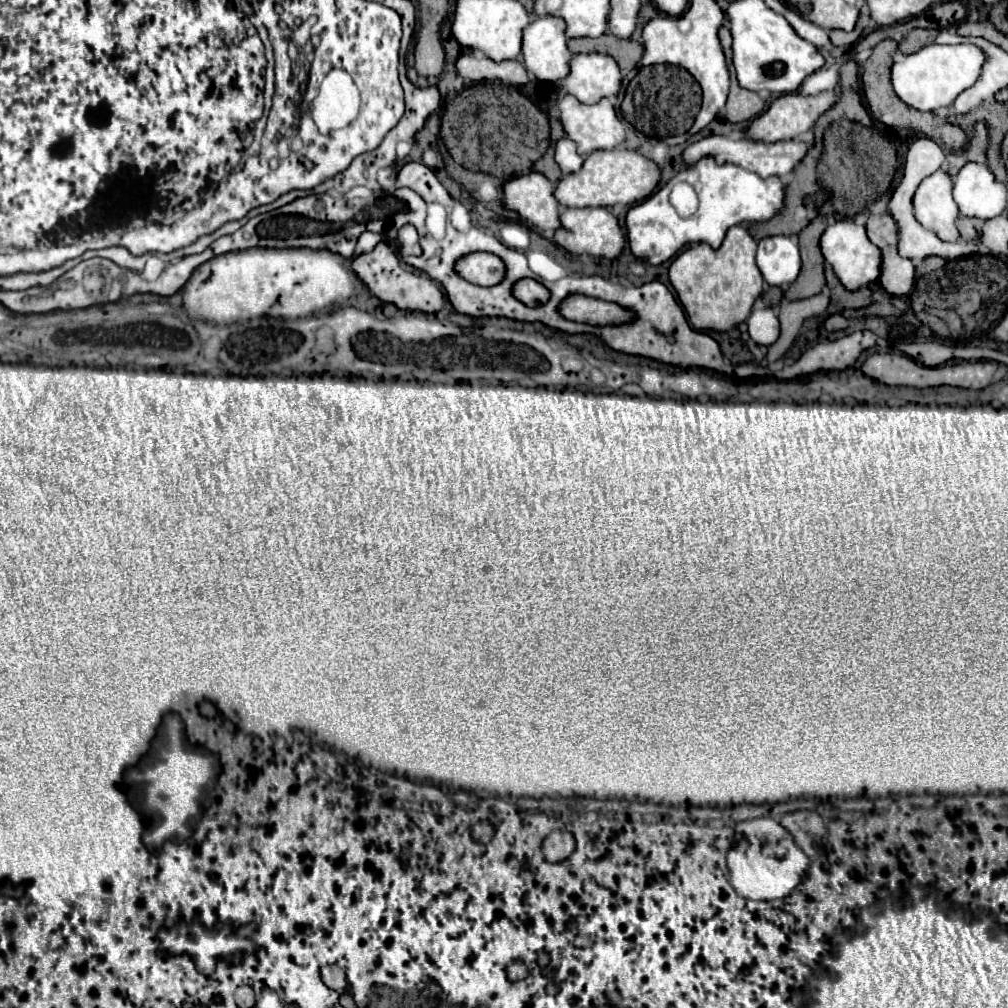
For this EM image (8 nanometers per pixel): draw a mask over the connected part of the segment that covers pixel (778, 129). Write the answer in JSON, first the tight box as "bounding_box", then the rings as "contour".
{"bounding_box":[745,91,835,143],"contour":[[[825,91],[825,93],[819,93],[819,95],[813,95],[813,97],[803,97],[799,93],[789,93],[789,95],[781,95],[777,97],[769,109],[759,115],[747,129],[745,129],[745,135],[751,139],[751,141],[763,141],[763,143],[775,143],[775,141],[789,141],[789,139],[795,139],[803,133],[807,133],[813,123],[835,103],[835,93],[833,91]]]}

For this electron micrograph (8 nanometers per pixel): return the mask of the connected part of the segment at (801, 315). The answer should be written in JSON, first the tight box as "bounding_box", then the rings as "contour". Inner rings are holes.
{"bounding_box":[767,291,829,363],"contour":[[[823,291],[819,295],[813,295],[809,299],[801,299],[801,301],[787,301],[783,299],[779,303],[779,321],[781,321],[781,335],[779,339],[767,347],[767,361],[775,363],[779,357],[783,357],[783,353],[791,347],[791,343],[795,341],[801,323],[809,317],[815,315],[823,315],[825,309],[829,305],[829,293]]]}

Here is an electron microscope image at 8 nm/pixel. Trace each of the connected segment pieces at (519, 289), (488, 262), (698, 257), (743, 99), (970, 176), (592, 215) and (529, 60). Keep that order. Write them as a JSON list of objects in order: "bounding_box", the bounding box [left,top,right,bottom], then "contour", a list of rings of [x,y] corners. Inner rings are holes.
[{"bounding_box":[513,279,549,307],"contour":[[[519,279],[513,285],[513,297],[519,299],[521,303],[525,303],[527,307],[535,307],[535,305],[543,305],[543,301],[547,301],[549,291],[535,279]]]},{"bounding_box":[455,251,505,287],"contour":[[[475,251],[475,253],[467,253],[461,259],[457,259],[455,271],[459,277],[463,277],[469,283],[489,287],[489,285],[497,285],[503,279],[505,265],[493,253]]]},{"bounding_box":[669,225,763,331],"contour":[[[733,225],[721,247],[713,251],[713,259],[709,259],[709,251],[705,253],[695,247],[695,253],[691,253],[689,247],[671,263],[669,281],[695,329],[729,331],[749,317],[755,299],[763,291],[763,277],[755,263],[755,249],[757,243],[749,231],[741,225]]]},{"bounding_box":[723,79,765,123],"contour":[[[731,79],[731,89],[729,89],[729,97],[727,97],[727,105],[723,109],[723,117],[729,123],[741,123],[741,121],[749,121],[753,117],[757,117],[765,107],[765,101],[747,89],[739,89],[739,83],[735,79]]]},{"bounding_box":[953,163,1007,221],"contour":[[[967,163],[965,167],[961,167],[953,181],[953,199],[959,205],[961,215],[987,221],[1001,215],[1007,209],[1007,187],[1005,183],[995,181],[995,175],[987,169],[987,165]]]},{"bounding_box":[553,207,625,259],"contour":[[[583,207],[583,209],[565,209],[559,215],[561,219],[561,227],[555,231],[553,241],[567,249],[573,255],[595,255],[595,257],[607,257],[607,259],[615,259],[625,245],[625,237],[619,229],[617,219],[605,209],[605,207]]]},{"bounding_box":[523,17,569,81],"contour":[[[537,17],[523,31],[523,63],[539,81],[563,81],[569,73],[565,21],[561,17]]]}]

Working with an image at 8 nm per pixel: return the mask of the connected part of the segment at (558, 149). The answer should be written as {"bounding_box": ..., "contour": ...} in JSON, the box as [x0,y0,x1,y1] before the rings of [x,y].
{"bounding_box":[555,137,583,175],"contour":[[[563,137],[563,139],[559,139],[555,143],[555,161],[557,161],[557,165],[559,165],[563,175],[575,173],[583,165],[583,157],[577,155],[575,143],[569,137]]]}

